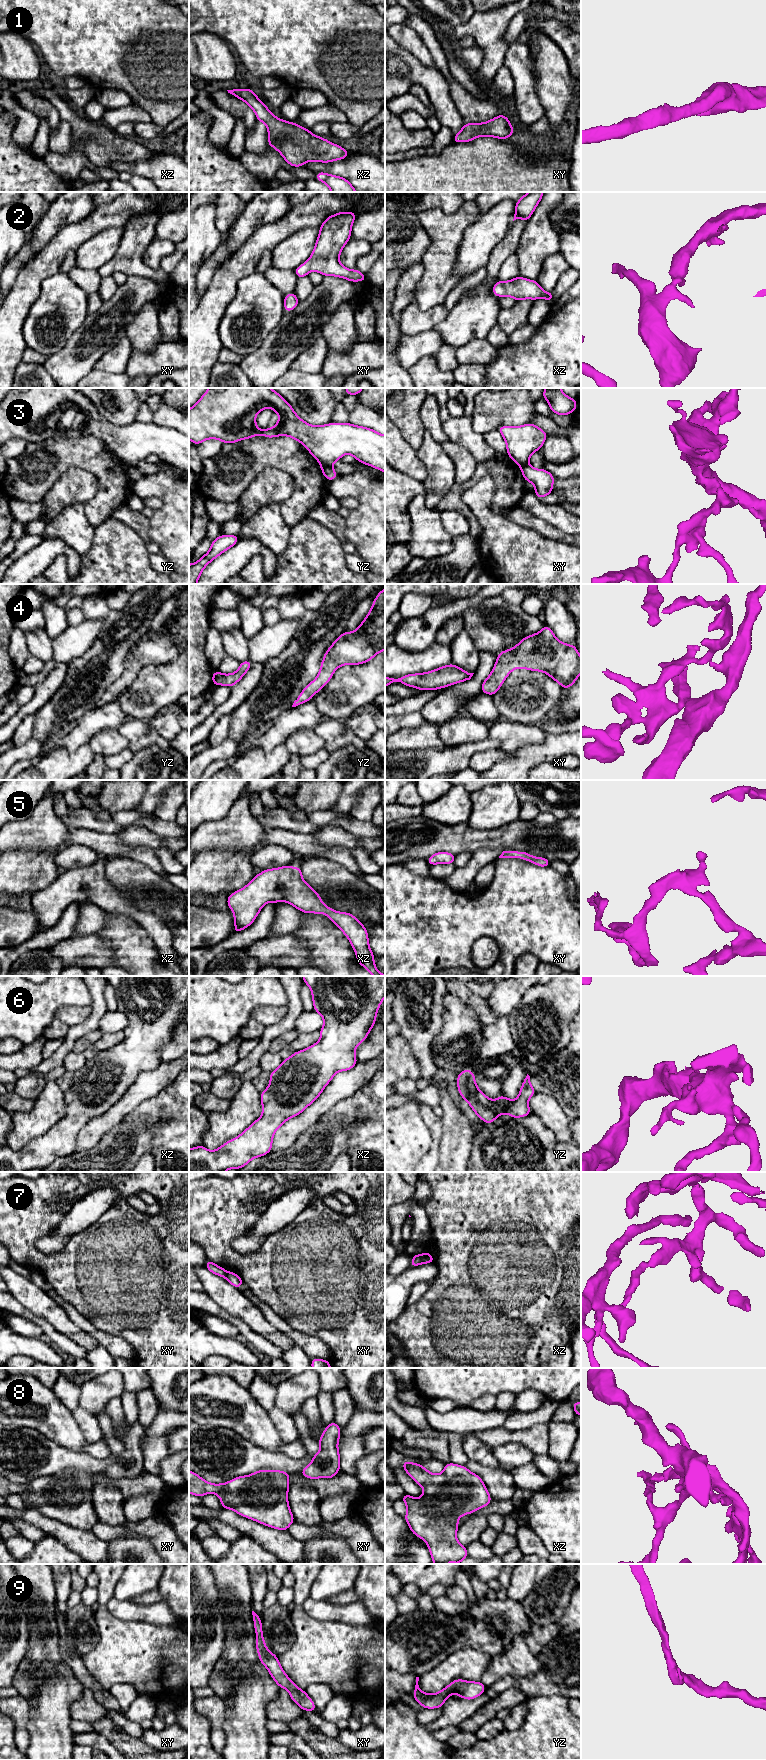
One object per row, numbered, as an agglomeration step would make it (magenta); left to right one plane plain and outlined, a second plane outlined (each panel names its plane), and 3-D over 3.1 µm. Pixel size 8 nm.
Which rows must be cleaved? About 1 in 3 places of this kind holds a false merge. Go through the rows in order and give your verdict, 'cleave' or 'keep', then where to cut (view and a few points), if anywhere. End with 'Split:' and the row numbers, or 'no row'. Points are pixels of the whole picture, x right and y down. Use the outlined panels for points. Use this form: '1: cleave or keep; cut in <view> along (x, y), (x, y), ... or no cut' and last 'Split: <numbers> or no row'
1: keep; no cut
2: keep; no cut
3: cleave; cut in yz along (321, 463), (331, 467)
4: keep; no cut
5: keep; no cut
6: keep; no cut
7: cleave; cut in xz along (420, 1255), (423, 1262)
8: keep; no cut
9: keep; no cut
Split: 3, 7

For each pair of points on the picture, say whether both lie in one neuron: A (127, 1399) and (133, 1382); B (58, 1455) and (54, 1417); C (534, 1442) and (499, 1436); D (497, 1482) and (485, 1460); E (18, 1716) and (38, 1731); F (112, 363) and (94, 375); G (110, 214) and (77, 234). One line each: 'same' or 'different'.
A: different
B: different
C: same
D: different
E: different
F: different
G: same

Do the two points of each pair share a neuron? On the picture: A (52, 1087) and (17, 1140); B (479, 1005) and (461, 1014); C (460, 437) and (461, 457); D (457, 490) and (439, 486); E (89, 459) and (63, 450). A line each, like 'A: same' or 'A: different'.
A: same
B: different
C: different
D: different
E: same

